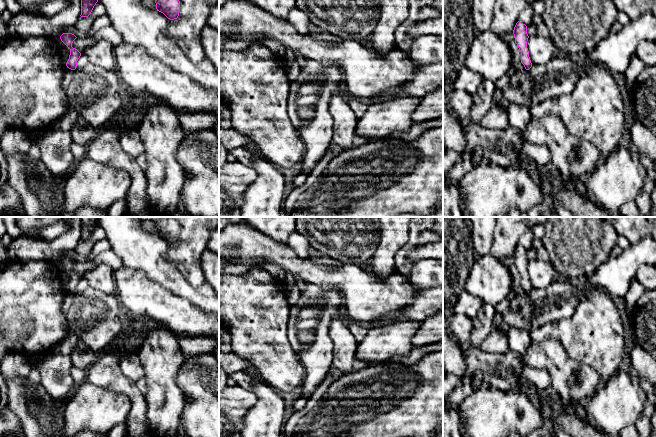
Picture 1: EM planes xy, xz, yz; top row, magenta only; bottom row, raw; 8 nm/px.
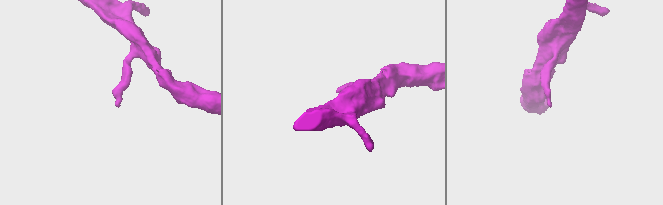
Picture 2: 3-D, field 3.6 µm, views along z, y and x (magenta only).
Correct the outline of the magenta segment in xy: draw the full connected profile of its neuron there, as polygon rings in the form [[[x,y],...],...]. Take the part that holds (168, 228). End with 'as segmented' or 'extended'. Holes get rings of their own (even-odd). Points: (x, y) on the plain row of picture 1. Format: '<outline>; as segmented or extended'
[[[138,217],[143,222],[150,221],[155,224],[157,235],[163,237],[168,243],[177,243],[180,236],[179,222],[170,217]]]; as segmented

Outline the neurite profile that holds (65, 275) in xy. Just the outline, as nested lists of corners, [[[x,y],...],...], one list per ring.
[[[60,262],[58,263],[58,265],[59,265],[59,268],[60,268],[61,279],[62,279],[63,285],[66,288],[68,283],[69,283],[70,273],[61,265]]]

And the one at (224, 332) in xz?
[[[219,326],[219,336],[222,339],[222,344],[232,343],[230,330],[226,326]]]

